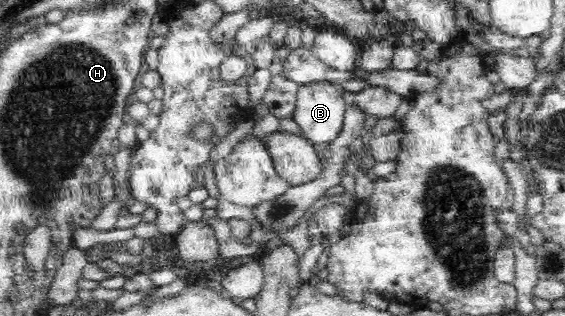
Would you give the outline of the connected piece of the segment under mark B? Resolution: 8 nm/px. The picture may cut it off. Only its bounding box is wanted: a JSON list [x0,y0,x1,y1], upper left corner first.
[291,83,346,145]

